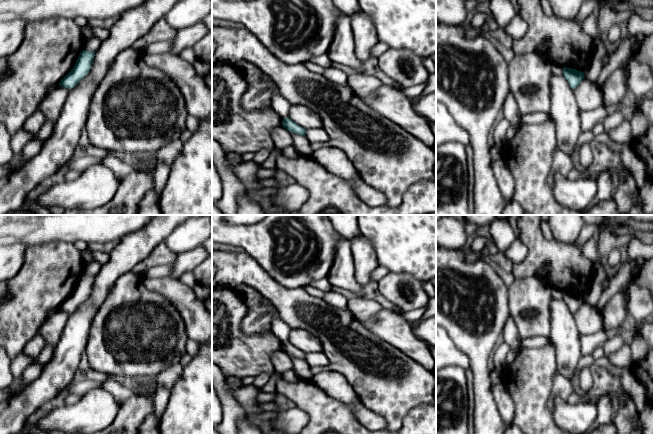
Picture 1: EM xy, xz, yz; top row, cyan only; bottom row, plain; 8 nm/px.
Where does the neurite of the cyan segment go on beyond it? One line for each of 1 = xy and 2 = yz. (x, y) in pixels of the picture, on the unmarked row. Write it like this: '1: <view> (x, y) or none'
1: none
2: none

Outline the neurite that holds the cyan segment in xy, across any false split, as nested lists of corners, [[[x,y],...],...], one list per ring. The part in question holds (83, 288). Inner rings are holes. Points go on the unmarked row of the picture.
[[[83,274],[78,281],[73,293],[61,304],[59,310],[64,312],[74,312],[80,304],[82,304],[91,293],[91,289],[94,285],[95,275]]]

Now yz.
[[[567,291],[563,292],[563,299],[572,313],[575,313],[585,302],[584,296]]]

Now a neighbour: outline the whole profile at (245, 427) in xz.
[[[245,417],[239,421],[238,434],[263,434],[259,427],[250,423],[248,417]]]

